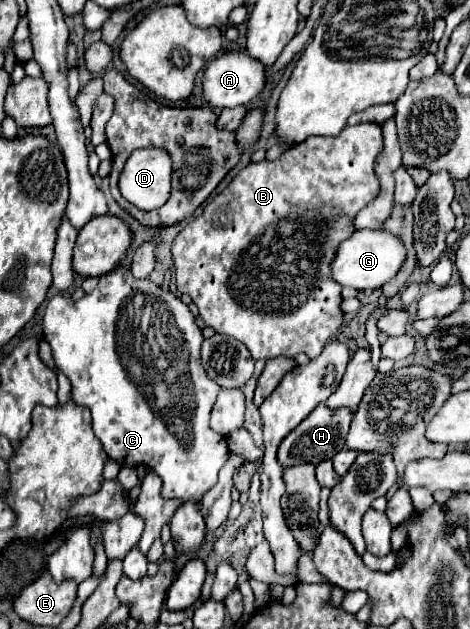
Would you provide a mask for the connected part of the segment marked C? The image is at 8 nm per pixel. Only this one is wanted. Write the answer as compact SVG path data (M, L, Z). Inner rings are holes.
M117 267L111 273L102 276L99 279L97 289L94 289L93 293L83 295L78 301L74 301L69 293L64 292L57 294L47 303L47 309L45 309L43 317L43 335L45 335L45 339L49 341L49 345L53 349L53 359L57 363L57 367L69 377L69 381L73 385L73 401L77 405L83 405L83 407L91 409L95 437L101 441L105 453L111 459L115 459L117 463L121 463L125 467L145 465L147 469L155 471L161 477L161 481L163 481L163 497L165 499L179 499L179 501L195 501L195 503L199 503L203 499L203 495L217 483L217 475L219 475L221 467L229 459L229 449L227 449L225 437L221 437L219 433L209 429L209 415L211 415L213 403L215 403L217 393L221 391L221 387L213 379L207 377L207 373L205 373L205 369L201 365L201 357L199 357L199 349L201 349L201 343L203 343L201 329L195 325L195 317L189 311L189 307L179 297L175 297L173 293L163 293L161 287L157 287L153 281L135 279L131 275L131 271L125 269L125 267ZM161 355L165 359L169 359L169 363L161 363Z

